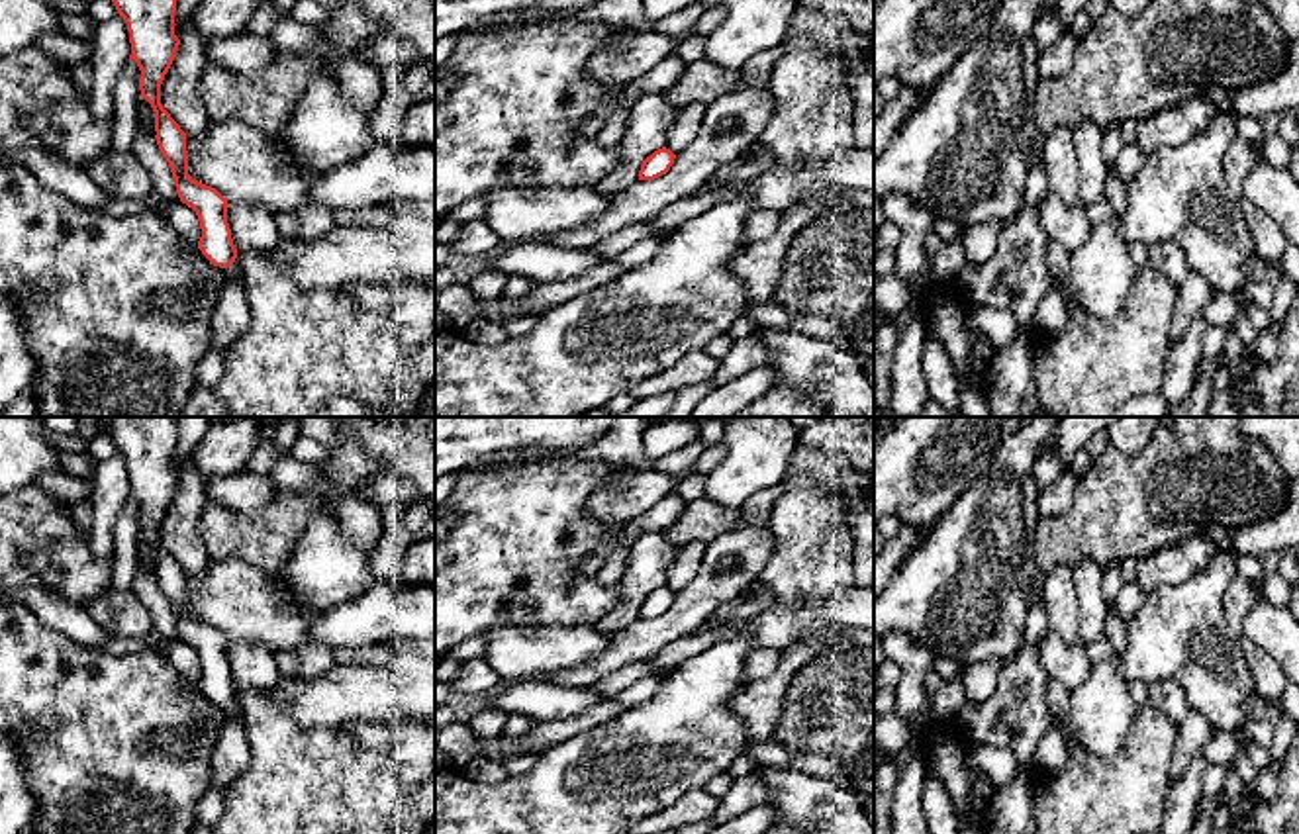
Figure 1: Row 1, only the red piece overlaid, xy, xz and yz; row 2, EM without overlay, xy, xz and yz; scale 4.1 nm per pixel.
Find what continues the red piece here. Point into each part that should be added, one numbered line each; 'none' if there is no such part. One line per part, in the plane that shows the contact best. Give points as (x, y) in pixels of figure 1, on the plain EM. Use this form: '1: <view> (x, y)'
none

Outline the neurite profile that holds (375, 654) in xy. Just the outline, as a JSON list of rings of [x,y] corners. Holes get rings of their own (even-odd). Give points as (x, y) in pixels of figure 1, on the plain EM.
[[[392,640],[372,644],[366,648],[339,648],[335,650],[335,662],[343,666],[380,666],[386,664],[398,652],[417,652],[421,656],[435,654],[435,640]]]

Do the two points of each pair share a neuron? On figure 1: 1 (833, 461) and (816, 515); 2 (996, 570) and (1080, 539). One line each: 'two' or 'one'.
1: two
2: two

